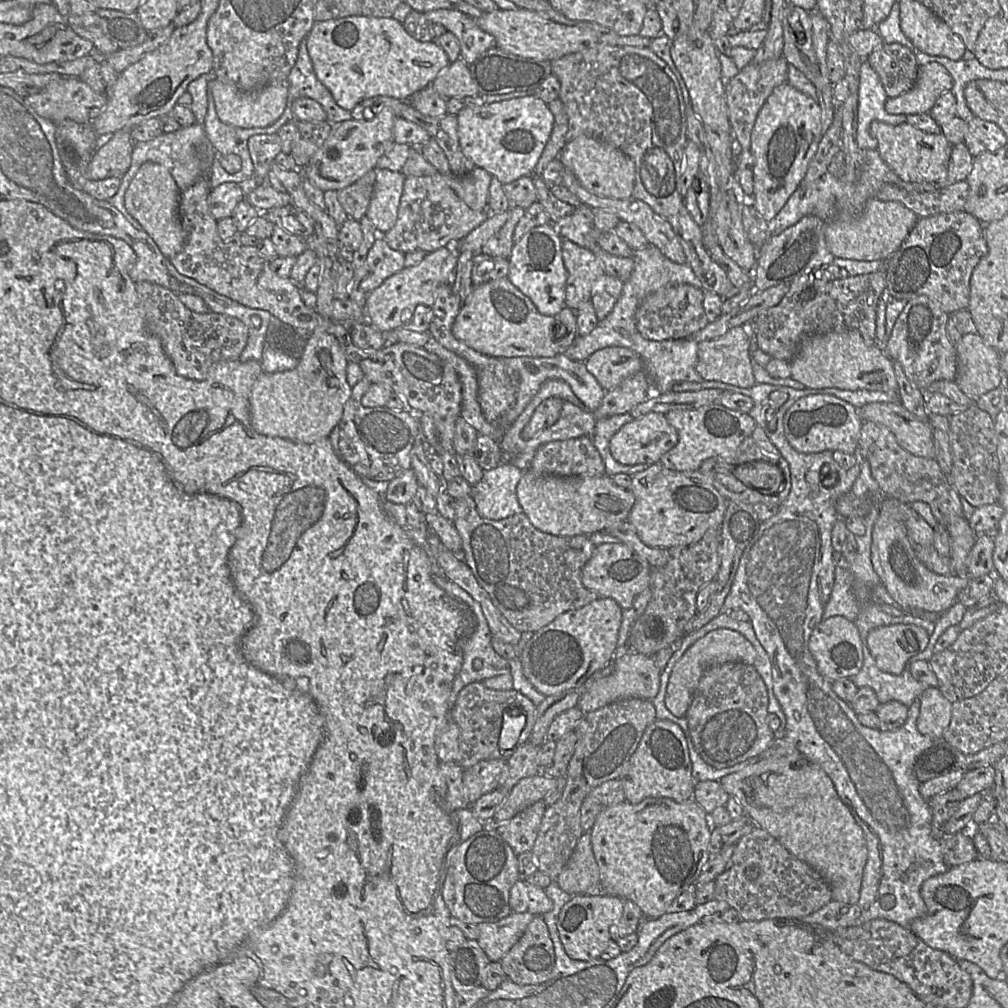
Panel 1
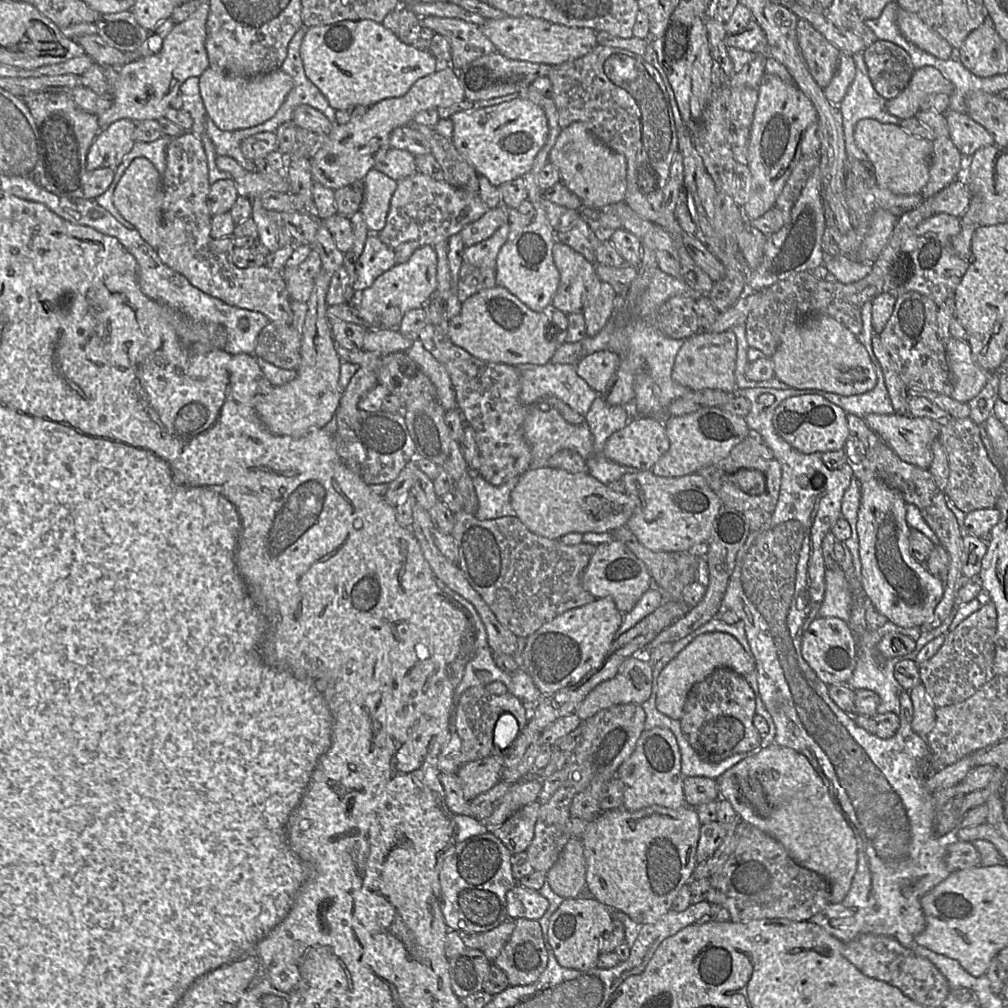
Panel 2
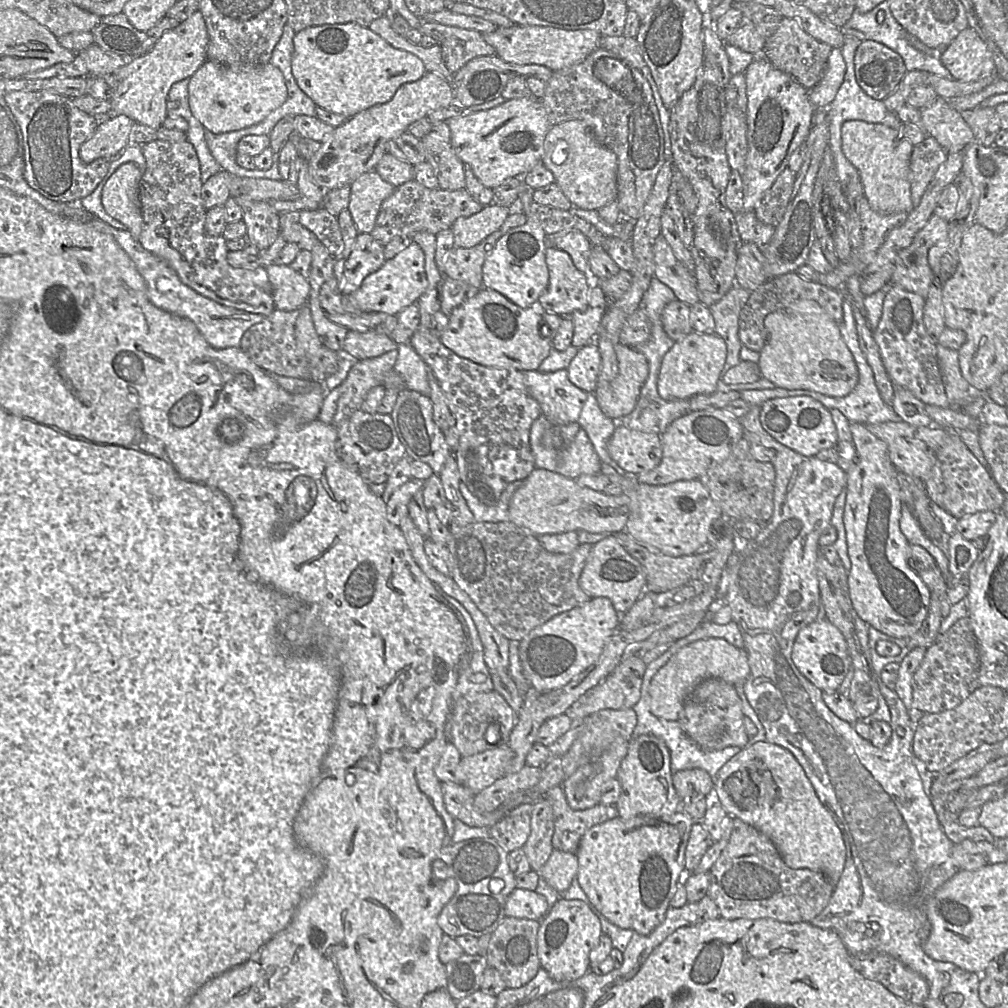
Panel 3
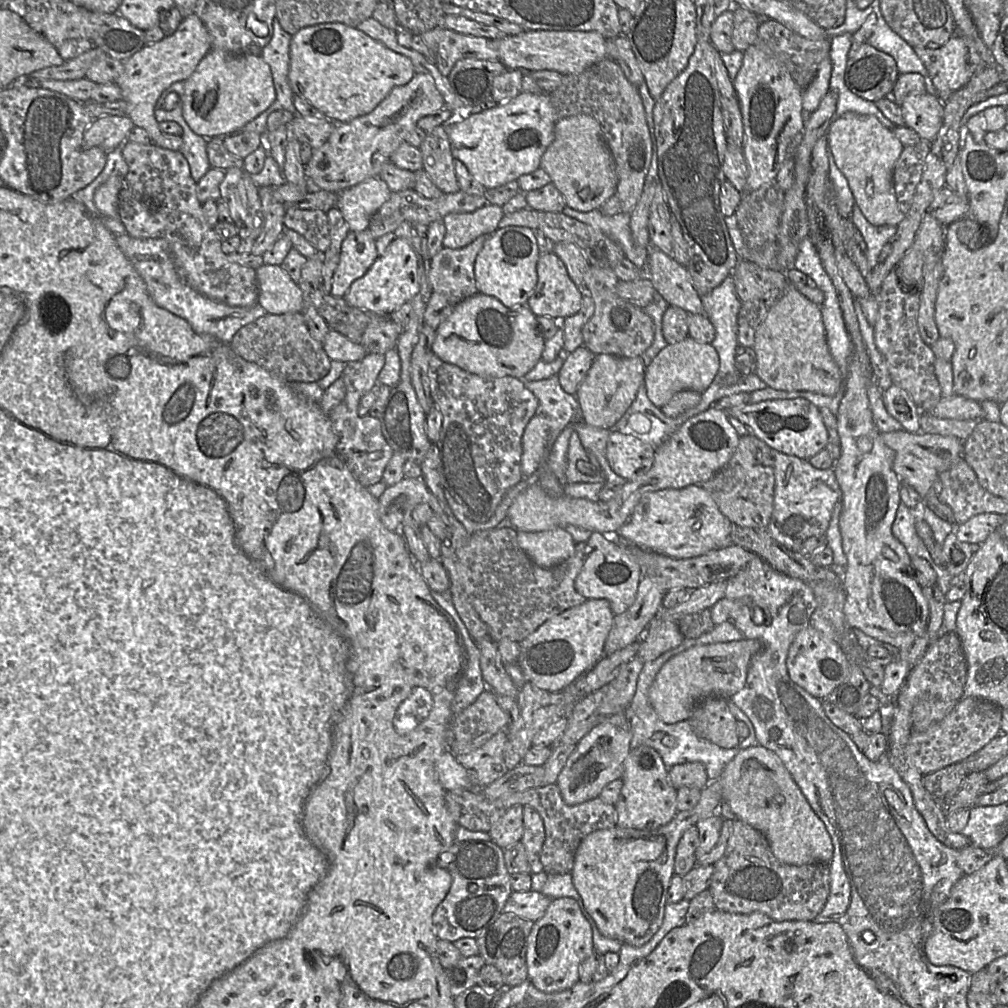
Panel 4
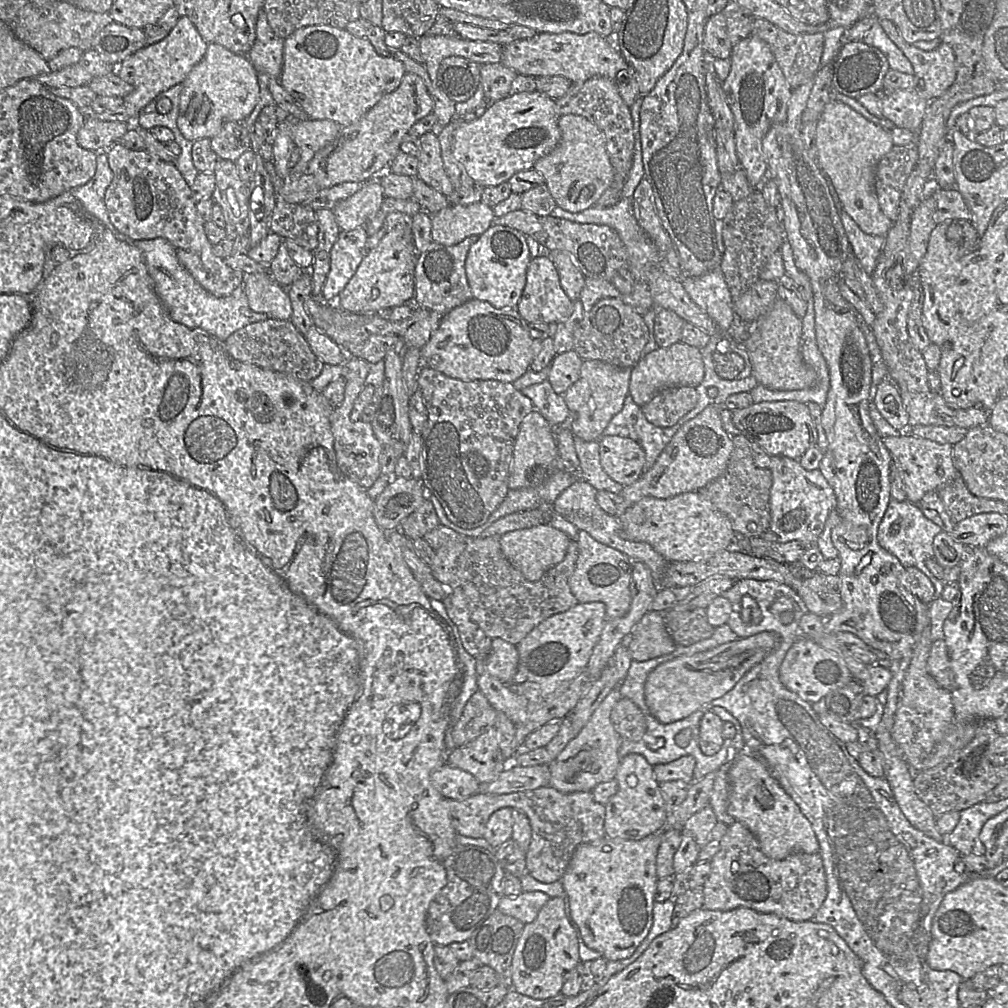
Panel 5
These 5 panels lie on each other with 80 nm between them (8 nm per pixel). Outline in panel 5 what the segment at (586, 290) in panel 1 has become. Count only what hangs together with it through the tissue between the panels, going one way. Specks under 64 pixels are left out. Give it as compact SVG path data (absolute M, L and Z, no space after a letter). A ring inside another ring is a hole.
M548 256L532 258L526 272L526 284L515 310L528 323L558 325L569 319L575 301L571 300L560 285L559 275Z

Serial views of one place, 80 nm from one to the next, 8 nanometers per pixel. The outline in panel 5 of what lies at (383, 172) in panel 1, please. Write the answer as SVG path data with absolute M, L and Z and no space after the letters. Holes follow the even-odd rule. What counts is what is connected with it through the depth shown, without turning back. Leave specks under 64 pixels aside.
M369 180L362 189L334 208L341 231L364 227L380 209L384 199L385 195L380 181Z

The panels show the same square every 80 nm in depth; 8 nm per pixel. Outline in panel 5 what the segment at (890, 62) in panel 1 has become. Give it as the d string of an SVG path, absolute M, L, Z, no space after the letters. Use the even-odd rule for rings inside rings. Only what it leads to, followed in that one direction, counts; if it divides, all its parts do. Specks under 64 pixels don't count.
M861 41L848 42L833 60L832 94L843 94L856 99L866 94L881 94L884 77L890 69L886 56L879 49Z

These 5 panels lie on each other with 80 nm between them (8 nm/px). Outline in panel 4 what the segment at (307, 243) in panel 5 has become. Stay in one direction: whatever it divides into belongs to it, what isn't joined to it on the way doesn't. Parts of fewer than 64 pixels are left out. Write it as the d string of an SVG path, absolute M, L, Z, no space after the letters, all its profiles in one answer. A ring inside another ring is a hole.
M288 207L284 216L285 229L301 234L318 252L325 253L331 244L327 213Z

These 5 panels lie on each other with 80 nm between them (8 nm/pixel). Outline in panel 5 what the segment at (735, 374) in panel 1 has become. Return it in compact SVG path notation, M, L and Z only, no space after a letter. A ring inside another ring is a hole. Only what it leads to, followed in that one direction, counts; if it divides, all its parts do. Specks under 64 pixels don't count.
M677 342L666 348L657 350L642 357L631 370L629 396L639 406L653 399L662 389L675 386L697 387L705 376L702 352L699 348L683 342Z

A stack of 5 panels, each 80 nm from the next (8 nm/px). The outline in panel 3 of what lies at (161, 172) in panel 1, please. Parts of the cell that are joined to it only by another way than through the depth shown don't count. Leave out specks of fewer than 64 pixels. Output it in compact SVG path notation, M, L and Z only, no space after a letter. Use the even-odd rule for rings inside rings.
M129 162L121 165L105 182L101 203L105 212L118 220L136 240L143 228L140 184L143 170Z

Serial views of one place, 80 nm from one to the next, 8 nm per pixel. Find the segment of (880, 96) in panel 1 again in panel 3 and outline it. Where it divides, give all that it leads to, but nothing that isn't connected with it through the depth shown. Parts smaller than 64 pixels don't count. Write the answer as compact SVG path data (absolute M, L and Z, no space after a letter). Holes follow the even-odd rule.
M847 36L843 46L840 48L843 58L846 63L846 73L841 87L839 88L836 97L827 109L828 126L829 126L829 147L831 148L834 166L840 181L849 181L852 176L858 176L856 168L846 159L842 152L841 145L841 127L847 121L865 121L875 124L883 124L893 129L900 130L901 123L895 113L890 112L884 101L876 100L867 95L858 85L854 72L854 55L860 40L854 36Z

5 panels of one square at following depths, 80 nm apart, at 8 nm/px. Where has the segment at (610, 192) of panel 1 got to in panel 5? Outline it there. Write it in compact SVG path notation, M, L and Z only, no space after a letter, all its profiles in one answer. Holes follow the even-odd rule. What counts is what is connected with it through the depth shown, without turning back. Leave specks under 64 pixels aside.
M567 114L558 116L558 127L558 145L549 154L541 157L533 169L543 175L544 184L557 207L578 213L596 204L612 184L614 169L606 150L604 135L594 123L583 116Z

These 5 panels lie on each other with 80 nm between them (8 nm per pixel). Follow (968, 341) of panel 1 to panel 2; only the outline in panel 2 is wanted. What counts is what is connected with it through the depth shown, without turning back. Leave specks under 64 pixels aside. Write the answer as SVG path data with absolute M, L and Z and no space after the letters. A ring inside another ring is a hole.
M950 338L943 342L950 372L951 397L967 403L987 384L990 374L973 360L966 340Z

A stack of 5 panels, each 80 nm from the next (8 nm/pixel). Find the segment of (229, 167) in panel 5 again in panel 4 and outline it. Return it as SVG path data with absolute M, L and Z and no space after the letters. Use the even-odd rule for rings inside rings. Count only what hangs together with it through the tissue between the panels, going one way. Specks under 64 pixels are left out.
M230 167L225 170L220 184L220 201L227 203L241 239L255 241L262 232L265 219L258 188L243 169Z

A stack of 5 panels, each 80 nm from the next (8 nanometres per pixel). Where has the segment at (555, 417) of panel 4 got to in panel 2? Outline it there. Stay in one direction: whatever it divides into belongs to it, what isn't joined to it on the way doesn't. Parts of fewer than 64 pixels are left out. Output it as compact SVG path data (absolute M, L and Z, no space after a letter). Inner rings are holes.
M548 362L544 365L519 364L515 367L519 371L521 380L519 400L524 405L531 405L547 397L555 397L584 416L589 411L594 399L599 395L577 374L573 364Z

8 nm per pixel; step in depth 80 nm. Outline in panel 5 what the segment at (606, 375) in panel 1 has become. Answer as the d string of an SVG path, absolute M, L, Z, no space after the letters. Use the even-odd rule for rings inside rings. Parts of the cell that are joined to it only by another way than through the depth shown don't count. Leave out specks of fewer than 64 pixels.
M574 350L554 357L547 380L557 394L563 395L578 380L583 362Z

